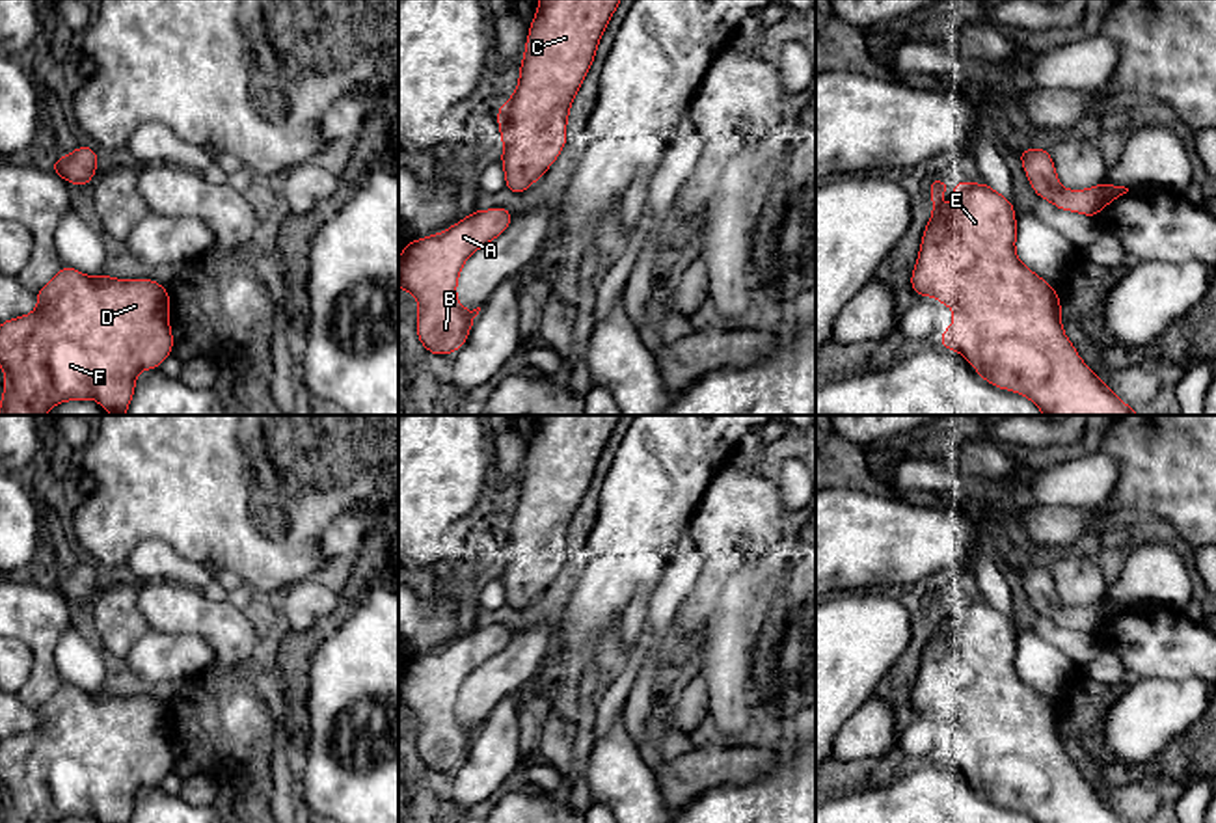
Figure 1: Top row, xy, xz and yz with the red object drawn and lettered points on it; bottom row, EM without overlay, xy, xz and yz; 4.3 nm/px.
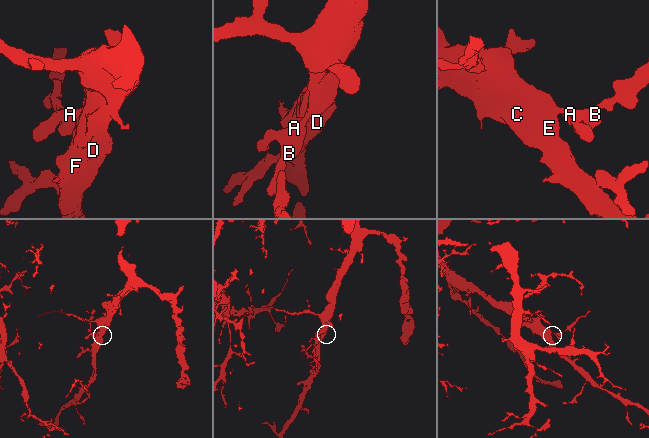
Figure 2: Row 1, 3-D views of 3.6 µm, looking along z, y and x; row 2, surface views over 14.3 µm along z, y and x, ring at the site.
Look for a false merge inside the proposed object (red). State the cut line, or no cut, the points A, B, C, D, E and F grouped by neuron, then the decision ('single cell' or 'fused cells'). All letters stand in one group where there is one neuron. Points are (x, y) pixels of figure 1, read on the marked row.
no cut | A B C D E F | single cell

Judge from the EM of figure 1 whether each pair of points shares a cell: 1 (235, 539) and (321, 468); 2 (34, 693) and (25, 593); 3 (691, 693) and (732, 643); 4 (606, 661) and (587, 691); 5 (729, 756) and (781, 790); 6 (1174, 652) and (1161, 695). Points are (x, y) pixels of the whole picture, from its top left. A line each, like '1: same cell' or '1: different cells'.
1: same cell
2: same cell
3: different cells
4: same cell
5: different cells
6: different cells

